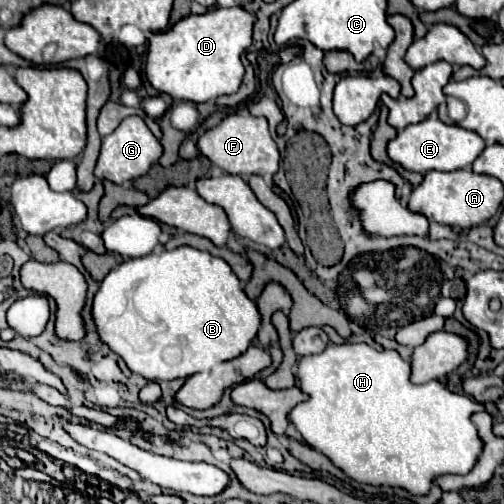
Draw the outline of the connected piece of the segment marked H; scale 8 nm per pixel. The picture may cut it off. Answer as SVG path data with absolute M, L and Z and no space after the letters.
M329 344L321 354L303 356L297 366L301 390L309 394L305 404L291 410L289 420L295 424L303 440L325 454L349 478L373 484L405 488L411 494L427 494L435 476L467 474L479 456L479 436L475 424L469 420L473 412L483 410L467 394L453 394L441 382L415 386L409 382L409 362L401 360L397 352L377 352L367 344Z

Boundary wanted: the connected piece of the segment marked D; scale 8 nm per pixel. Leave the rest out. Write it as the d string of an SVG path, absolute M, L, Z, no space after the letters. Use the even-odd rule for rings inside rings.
M241 6L215 8L205 14L189 14L175 22L169 30L149 38L145 76L149 84L171 98L207 102L223 94L239 90L243 78L241 54L251 46L255 14Z

